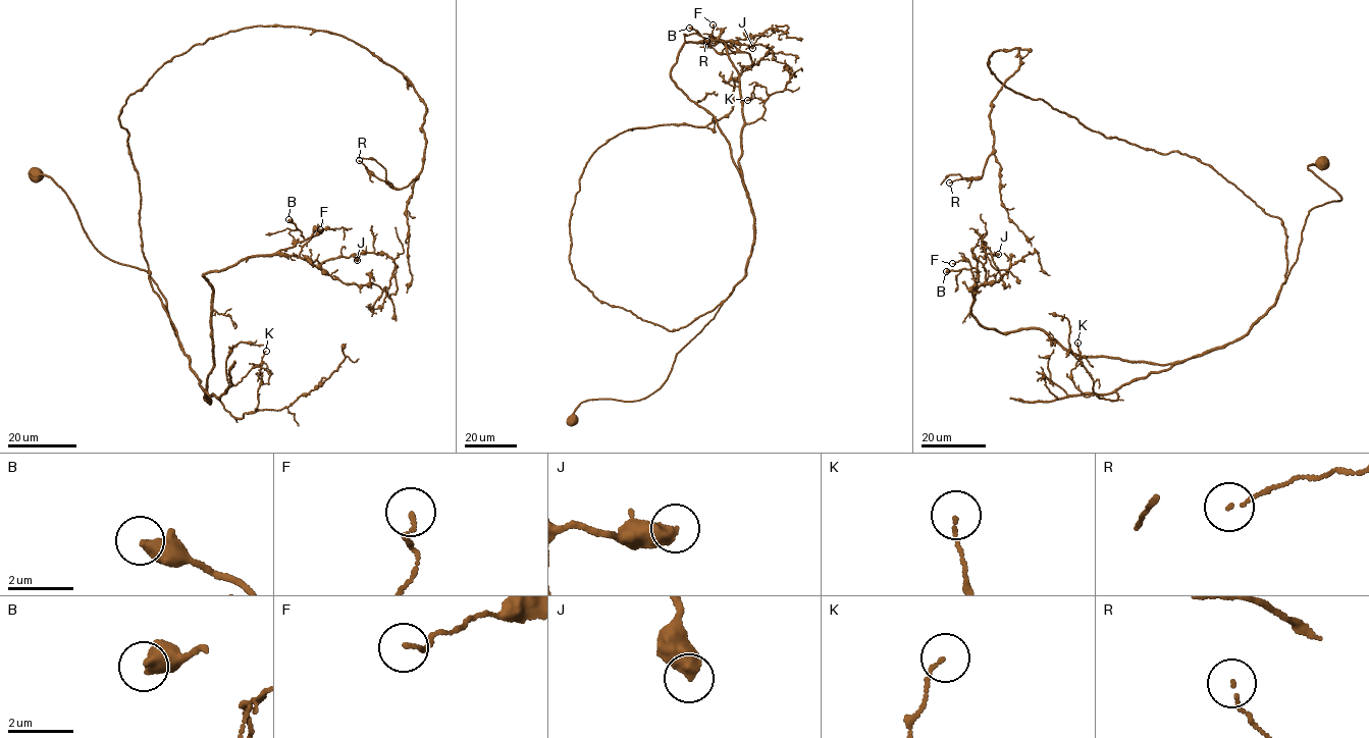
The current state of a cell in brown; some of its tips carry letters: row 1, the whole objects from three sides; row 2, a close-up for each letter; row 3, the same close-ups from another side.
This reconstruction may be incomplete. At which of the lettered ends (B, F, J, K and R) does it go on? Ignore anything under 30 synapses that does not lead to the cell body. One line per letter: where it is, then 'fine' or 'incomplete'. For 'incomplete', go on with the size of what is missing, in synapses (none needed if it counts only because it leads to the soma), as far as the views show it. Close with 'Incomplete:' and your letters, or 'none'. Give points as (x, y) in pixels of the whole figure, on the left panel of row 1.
B: place (288, 219); fine
F: place (320, 229); fine
J: place (357, 260); fine
K: place (266, 351); fine
R: place (359, 160); fine
Incomplete: none

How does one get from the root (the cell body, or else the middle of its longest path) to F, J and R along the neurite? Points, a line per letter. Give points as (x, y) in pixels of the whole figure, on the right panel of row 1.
F: (1321, 161), (1343, 198), (1309, 211), (1275, 305), (1185, 360), (985, 327), (952, 263)
J: (1321, 161), (1343, 198), (1309, 211), (1275, 305), (1185, 360), (981, 325), (998, 254)
R: (1321, 161), (1343, 198), (1286, 277), (1282, 220), (1006, 88), (988, 62), (1015, 47), (983, 173), (949, 182)

